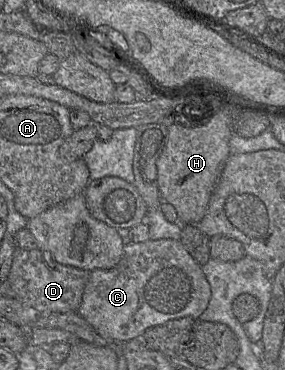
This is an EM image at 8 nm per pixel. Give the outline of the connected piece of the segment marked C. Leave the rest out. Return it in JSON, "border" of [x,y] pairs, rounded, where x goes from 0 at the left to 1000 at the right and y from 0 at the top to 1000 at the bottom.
{"border":[[[558,646],[435,665],[421,705],[389,727],[316,738],[270,846],[291,857],[358,911],[435,930],[498,914],[505,897],[544,881],[628,859],[698,862],[726,835],[740,805],[740,776],[709,722],[646,670],[632,649]]]}

